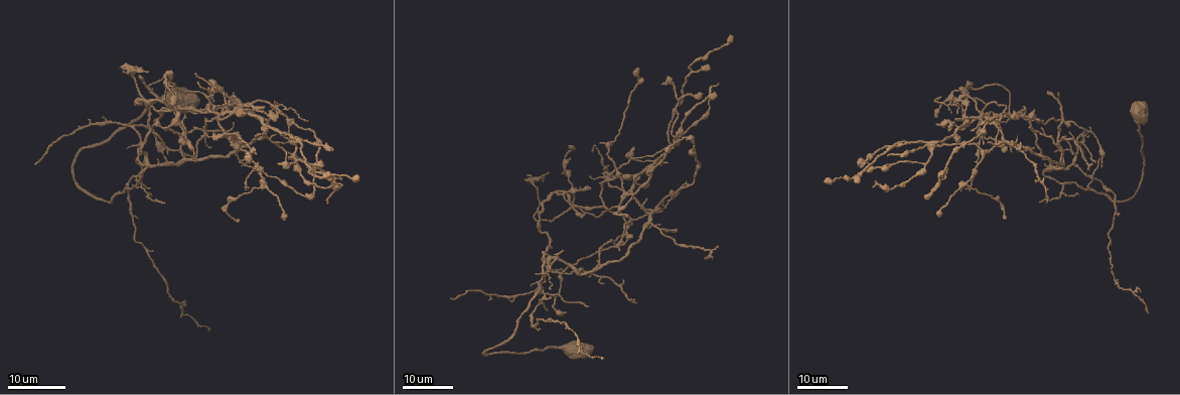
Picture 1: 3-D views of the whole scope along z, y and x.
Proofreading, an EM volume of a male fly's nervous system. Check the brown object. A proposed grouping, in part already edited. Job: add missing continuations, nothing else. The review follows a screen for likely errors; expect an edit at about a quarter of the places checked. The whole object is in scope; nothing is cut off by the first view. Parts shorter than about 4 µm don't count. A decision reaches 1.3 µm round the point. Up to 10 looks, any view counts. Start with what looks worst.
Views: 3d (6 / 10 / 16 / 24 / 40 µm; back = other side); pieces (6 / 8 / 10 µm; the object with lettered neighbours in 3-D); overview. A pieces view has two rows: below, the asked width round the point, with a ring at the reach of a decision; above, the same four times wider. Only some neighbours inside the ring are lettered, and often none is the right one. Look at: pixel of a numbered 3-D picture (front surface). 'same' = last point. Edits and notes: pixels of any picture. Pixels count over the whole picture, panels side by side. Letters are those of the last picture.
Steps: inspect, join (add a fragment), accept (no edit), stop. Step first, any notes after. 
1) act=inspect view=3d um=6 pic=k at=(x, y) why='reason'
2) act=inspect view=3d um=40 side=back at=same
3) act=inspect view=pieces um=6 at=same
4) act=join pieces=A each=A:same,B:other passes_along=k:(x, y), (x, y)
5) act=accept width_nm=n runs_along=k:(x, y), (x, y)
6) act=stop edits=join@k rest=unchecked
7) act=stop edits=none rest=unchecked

act=inspect view=3d um=16 pic=1 at=(986, 143) why='an open end'

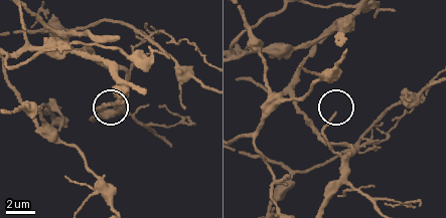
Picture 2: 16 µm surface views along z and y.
act=inspect view=pieces um=10 pic=2 at=(335, 113) why='see the neighbours'

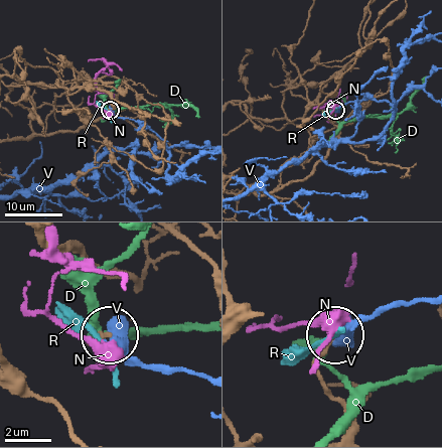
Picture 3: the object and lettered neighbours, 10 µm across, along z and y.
act=accept each=D:other,N:other,R:other,V:other found='no lettered fragment goes on from it'

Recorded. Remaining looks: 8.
act=inspect view=3d um=16 pic=1 at=(886, 156) why='thin end'

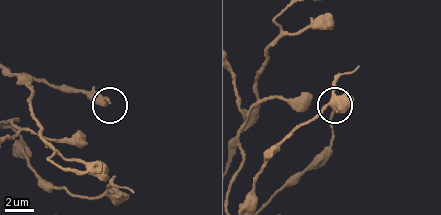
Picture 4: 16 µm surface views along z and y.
act=inspect view=pieces um=8 pic=4 at=(332, 112)

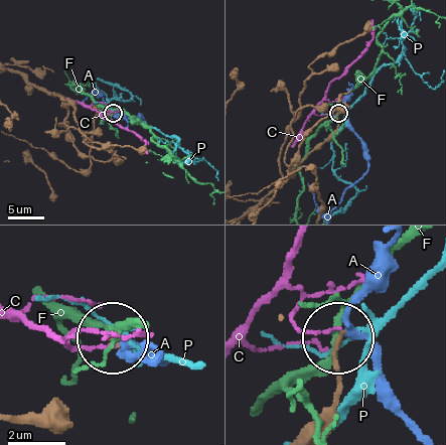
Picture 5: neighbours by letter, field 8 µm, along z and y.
act=accept each=A:other,C:other,F:other,P:other runs_along=5:(307, 431), (335, 395), (335, 339) found='none of them fits'

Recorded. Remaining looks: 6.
act=inspect view=3d um=16 pic=1 at=(238, 219) why='end of a long branch'

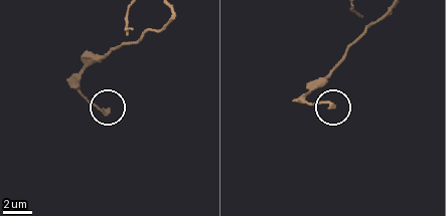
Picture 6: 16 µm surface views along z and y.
act=inspect view=pieces um=10 pic=6 at=(105, 114) why='see the neighbours'

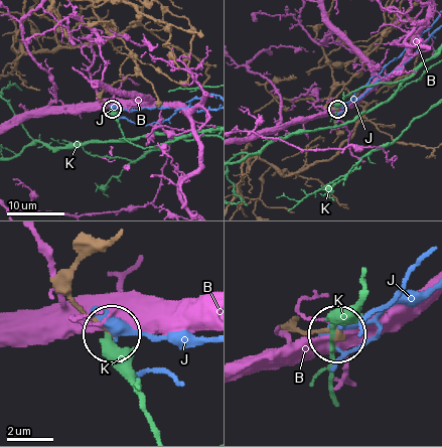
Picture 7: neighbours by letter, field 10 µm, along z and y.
act=accept each=B:other,J:other,K:other found='none of them fits'

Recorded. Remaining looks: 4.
act=inspect view=3d um=16 pic=1 at=(668, 150)

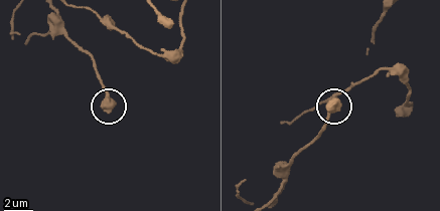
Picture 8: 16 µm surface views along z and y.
act=inspect view=pieces um=8 pic=8 at=(334, 106)

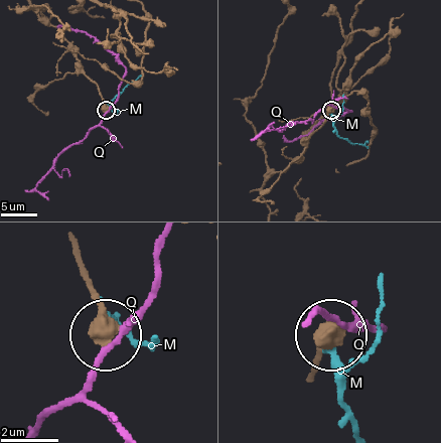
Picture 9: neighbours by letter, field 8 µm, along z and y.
act=accept each=M:other,Q:other found='no lettered fragment goes on from it'

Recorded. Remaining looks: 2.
act=inspect view=3d um=24 pic=1 at=(35, 164) why='long arm stops here'

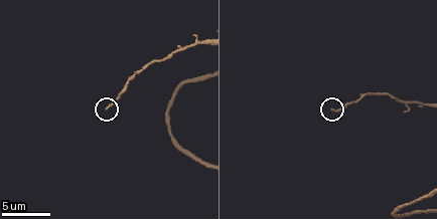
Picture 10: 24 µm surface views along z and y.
act=inspect view=pieces um=8 pic=10 at=(333, 108)

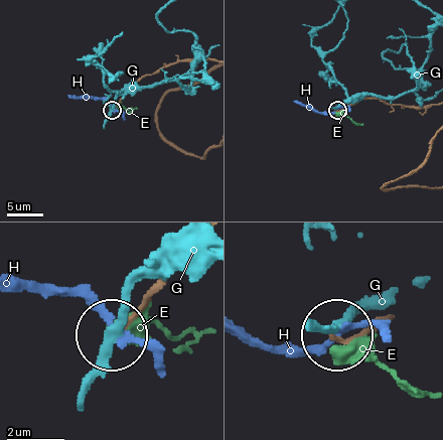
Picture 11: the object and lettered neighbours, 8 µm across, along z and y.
act=accept width_nm=140 each=E:other,G:other,H:other runs_along=11:(207, 59), (184, 59), (144, 75), (112, 109) found='none of them fits'

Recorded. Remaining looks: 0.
act=stop edits=none rest=unchecked

